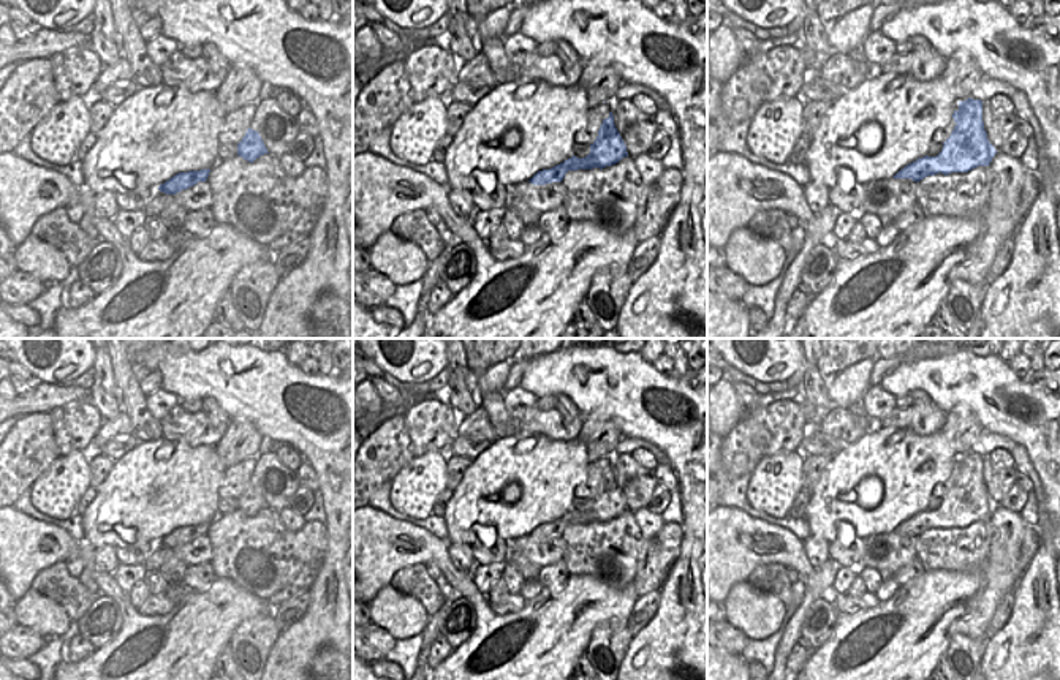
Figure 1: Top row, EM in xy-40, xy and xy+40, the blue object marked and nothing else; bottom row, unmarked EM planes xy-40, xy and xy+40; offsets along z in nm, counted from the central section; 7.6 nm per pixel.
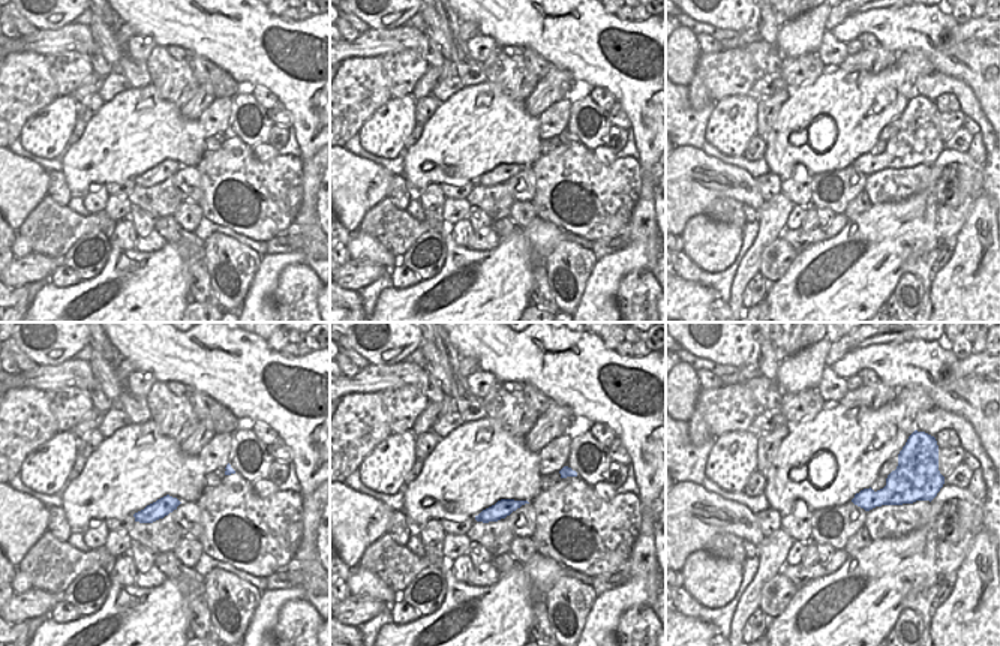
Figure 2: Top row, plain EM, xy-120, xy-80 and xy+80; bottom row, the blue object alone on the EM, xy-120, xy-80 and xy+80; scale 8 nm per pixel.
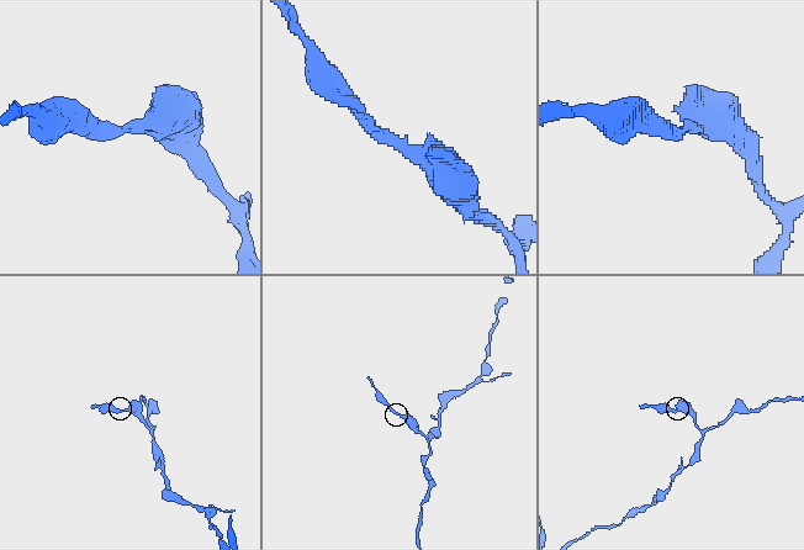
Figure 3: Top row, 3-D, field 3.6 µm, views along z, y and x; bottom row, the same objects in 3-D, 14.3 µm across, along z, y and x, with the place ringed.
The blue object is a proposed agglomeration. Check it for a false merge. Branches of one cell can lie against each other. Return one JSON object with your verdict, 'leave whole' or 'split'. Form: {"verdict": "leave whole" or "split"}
{"verdict": "leave whole"}

